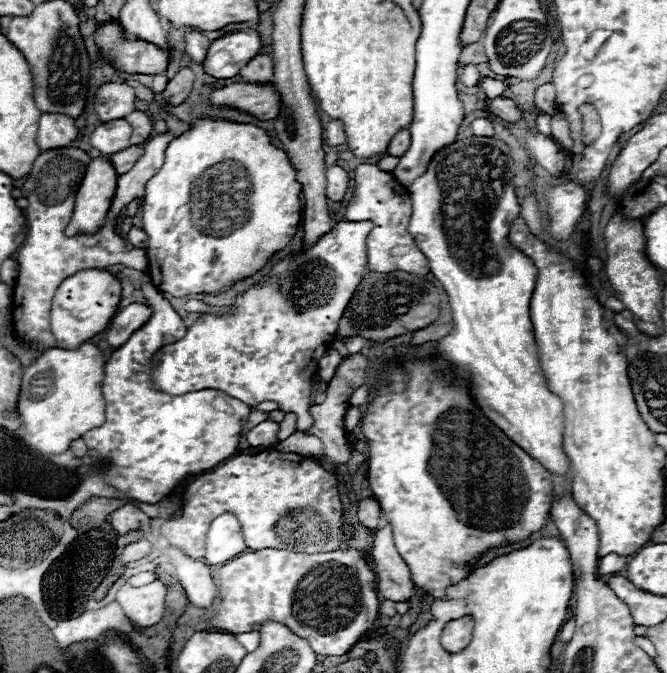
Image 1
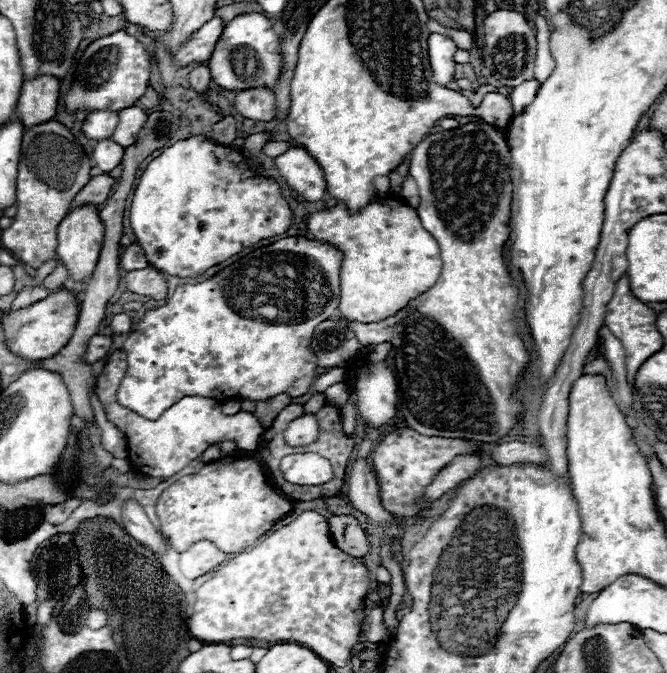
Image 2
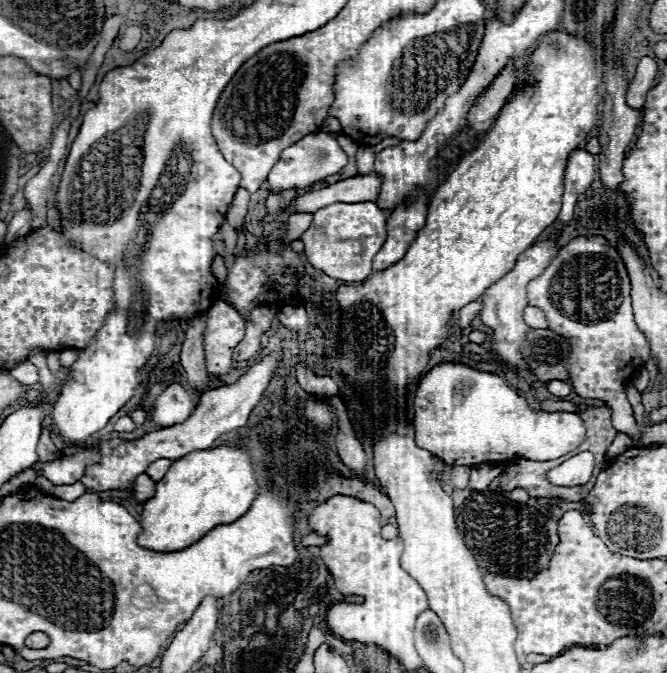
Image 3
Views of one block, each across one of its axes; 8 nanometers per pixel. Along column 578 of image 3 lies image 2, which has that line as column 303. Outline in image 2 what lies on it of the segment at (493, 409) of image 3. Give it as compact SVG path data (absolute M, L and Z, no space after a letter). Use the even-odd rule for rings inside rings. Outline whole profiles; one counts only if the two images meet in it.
M304 414L302 418L290 422L286 428L286 442L290 446L306 446L314 442L318 436L318 422L314 414Z

